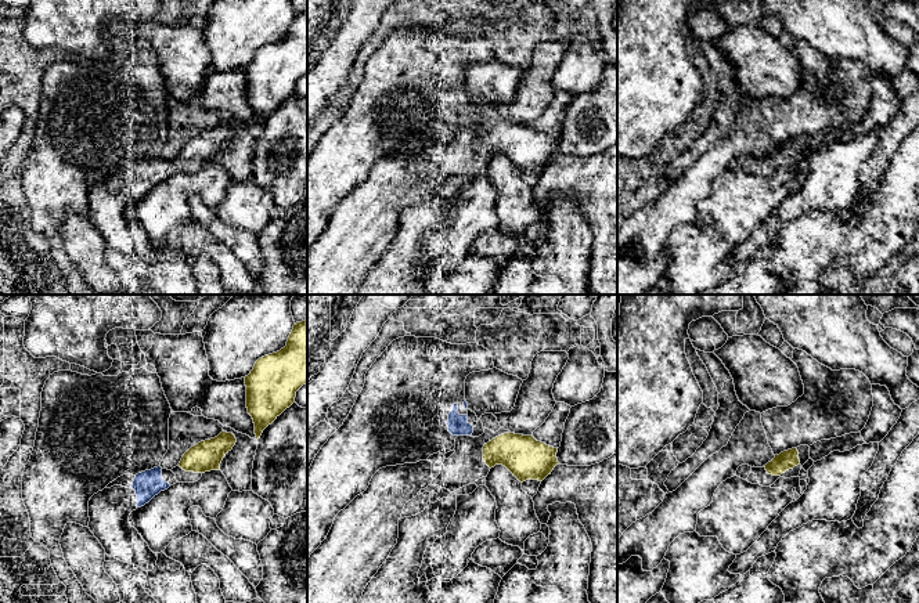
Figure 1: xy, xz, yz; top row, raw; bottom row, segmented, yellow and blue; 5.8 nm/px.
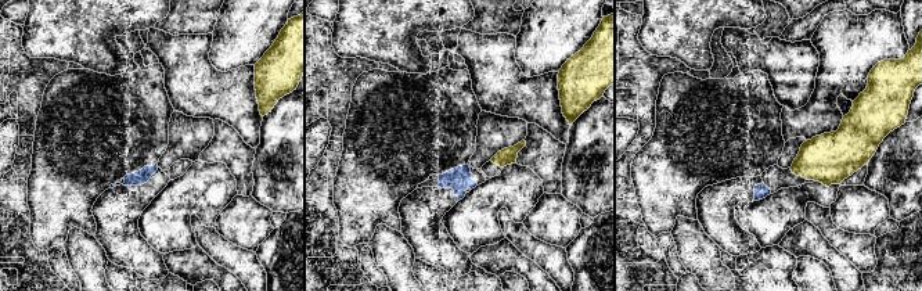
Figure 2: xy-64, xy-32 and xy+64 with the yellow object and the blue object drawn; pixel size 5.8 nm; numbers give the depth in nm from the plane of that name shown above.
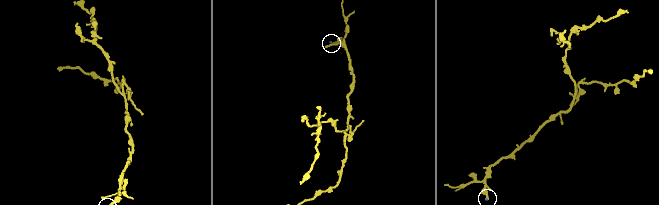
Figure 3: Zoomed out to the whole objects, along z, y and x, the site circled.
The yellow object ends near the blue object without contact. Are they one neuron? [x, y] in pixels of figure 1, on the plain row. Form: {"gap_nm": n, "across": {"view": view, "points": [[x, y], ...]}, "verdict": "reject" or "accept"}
{"gap_nm": 100, "across": {"view": "xz", "points": [[485, 134], [471, 125]]}, "verdict": "accept"}

